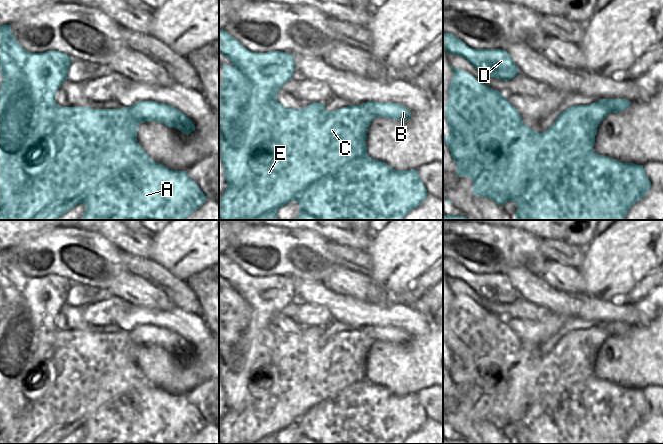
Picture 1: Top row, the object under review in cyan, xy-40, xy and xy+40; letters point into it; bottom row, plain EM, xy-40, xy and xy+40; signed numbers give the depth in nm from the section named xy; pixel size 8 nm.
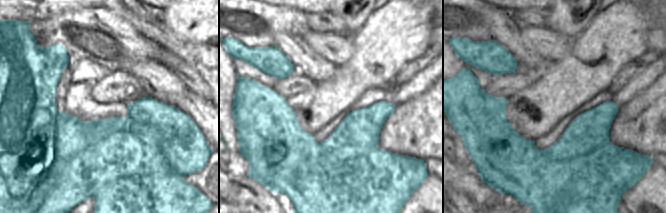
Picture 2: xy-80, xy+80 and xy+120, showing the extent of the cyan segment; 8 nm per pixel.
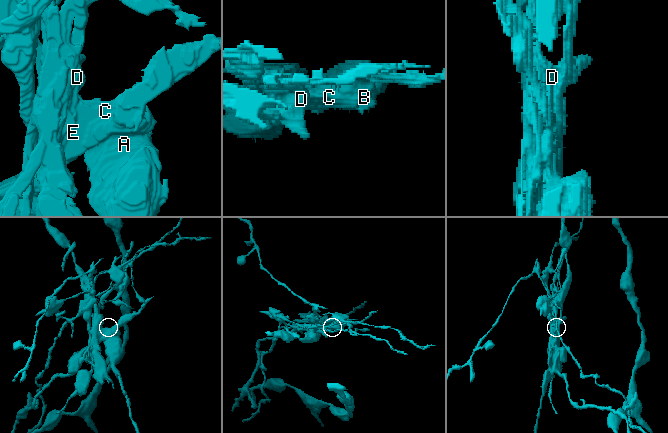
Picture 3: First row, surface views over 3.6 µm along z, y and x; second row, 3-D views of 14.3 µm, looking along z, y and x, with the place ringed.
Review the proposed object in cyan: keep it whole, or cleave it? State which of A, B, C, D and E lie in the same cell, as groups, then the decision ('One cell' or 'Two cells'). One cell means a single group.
Groups: A / B C D E. Two cells

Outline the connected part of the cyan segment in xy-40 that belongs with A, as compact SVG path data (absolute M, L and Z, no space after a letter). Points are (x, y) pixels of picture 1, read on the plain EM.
M142 387L134 390L104 389L98 397L88 397L82 405L96 413L83 426L85 436L79 444L186 444L207 424L187 395L174 395L160 387Z

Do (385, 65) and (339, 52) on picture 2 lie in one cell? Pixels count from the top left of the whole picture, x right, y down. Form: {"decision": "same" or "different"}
{"decision": "different"}

